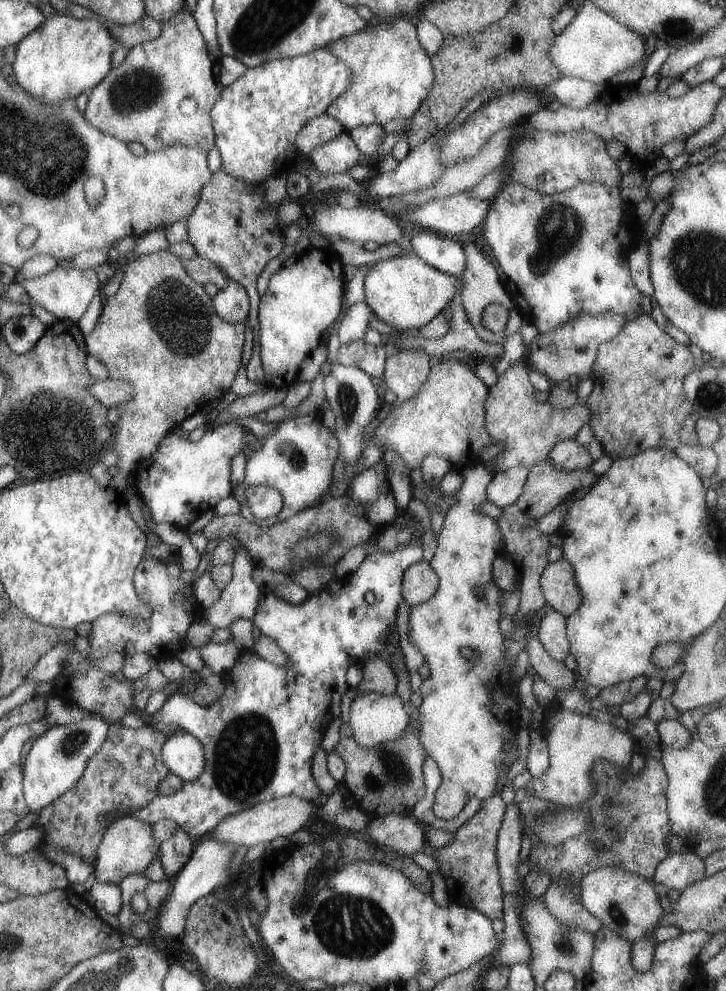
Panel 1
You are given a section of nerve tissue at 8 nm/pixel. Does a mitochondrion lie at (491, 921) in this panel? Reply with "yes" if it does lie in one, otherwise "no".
no

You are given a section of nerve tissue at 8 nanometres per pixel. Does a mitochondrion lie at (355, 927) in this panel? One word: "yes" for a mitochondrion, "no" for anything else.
yes

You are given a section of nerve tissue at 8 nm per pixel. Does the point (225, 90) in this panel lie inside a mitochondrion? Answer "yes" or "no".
no

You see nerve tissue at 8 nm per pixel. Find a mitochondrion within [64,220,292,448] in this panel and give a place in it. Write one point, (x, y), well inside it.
(179, 316)

